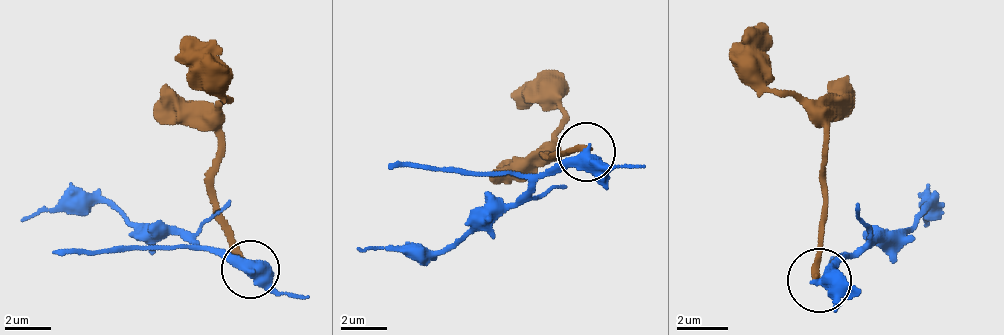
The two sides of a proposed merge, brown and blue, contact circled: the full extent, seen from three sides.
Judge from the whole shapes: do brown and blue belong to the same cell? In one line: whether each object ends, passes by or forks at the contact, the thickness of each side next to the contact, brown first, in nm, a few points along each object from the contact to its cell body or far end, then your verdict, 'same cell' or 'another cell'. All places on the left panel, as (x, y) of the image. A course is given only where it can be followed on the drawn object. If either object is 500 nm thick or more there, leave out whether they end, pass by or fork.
260 nm thick on the brown side, 500 nm on the other; brown runs (249, 271), (214, 201), (226, 96), (179, 38); blue runs (249, 271), (179, 236), (138, 236), (103, 201), (39, 207), (22, 218); another cell

